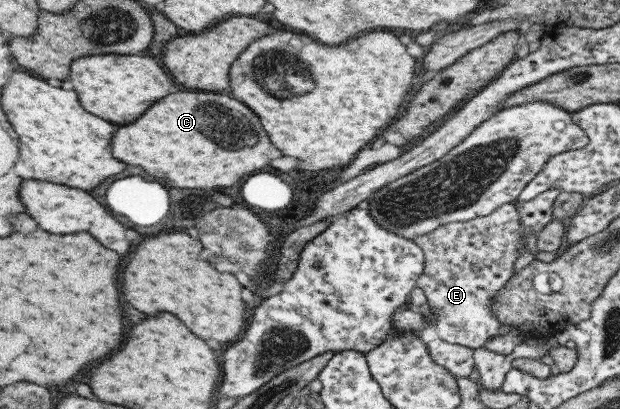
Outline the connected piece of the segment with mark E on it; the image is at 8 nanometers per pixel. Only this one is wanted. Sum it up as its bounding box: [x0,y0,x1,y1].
[413,203,524,348]

